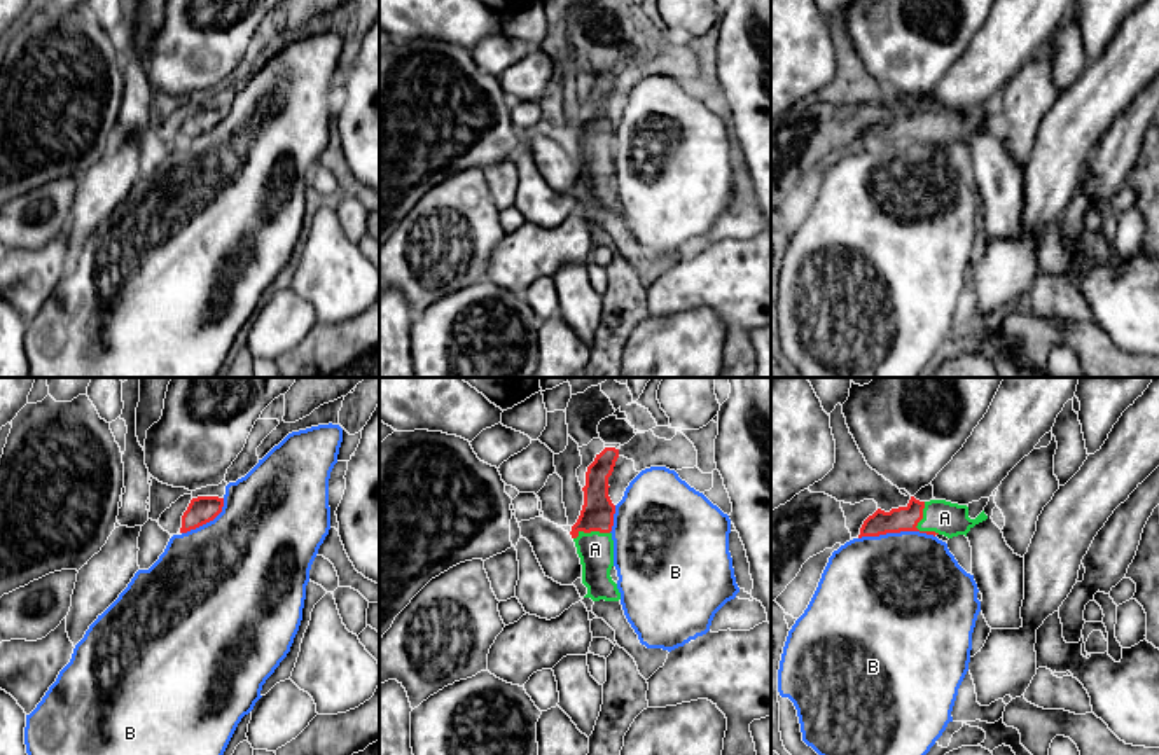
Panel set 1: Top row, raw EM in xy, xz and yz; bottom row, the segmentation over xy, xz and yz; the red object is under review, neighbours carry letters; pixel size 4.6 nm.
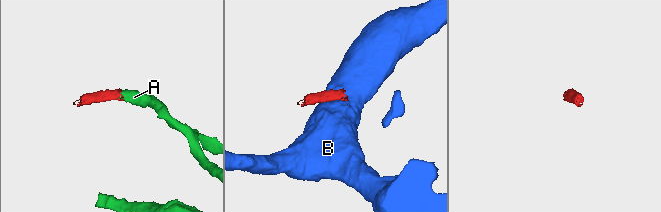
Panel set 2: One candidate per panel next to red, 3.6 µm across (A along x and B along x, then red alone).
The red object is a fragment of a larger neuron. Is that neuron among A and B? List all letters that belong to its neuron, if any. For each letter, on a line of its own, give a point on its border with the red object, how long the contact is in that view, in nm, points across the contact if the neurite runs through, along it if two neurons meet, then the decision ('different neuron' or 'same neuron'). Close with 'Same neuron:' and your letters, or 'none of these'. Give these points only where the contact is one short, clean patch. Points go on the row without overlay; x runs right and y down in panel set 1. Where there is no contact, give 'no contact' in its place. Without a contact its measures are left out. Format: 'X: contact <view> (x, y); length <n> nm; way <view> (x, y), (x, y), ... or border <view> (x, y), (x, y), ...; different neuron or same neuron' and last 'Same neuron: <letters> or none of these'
A: contact yz (916, 133); length 170 nm; way yz (899, 128), (916, 133), (923, 126), (944, 126); same neuron
B: contact yz (895, 140); length 360 nm; border yz (934, 144), (887, 140), (859, 147); different neuron
Same neuron: A

